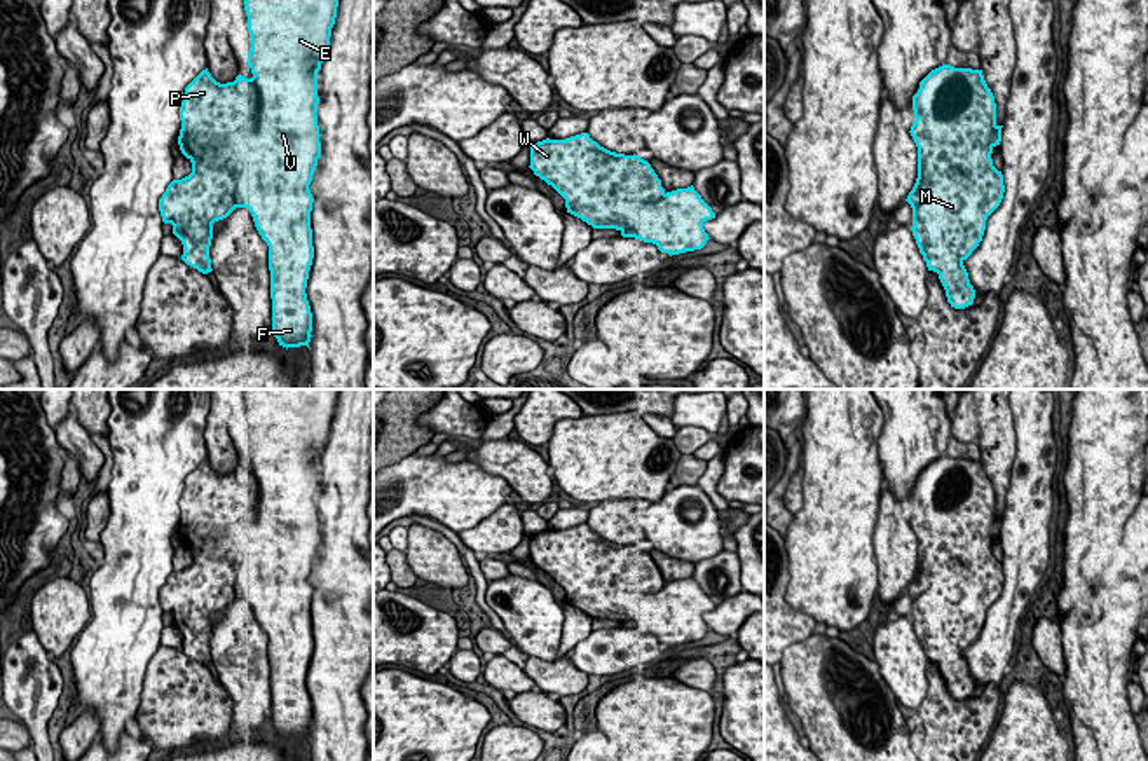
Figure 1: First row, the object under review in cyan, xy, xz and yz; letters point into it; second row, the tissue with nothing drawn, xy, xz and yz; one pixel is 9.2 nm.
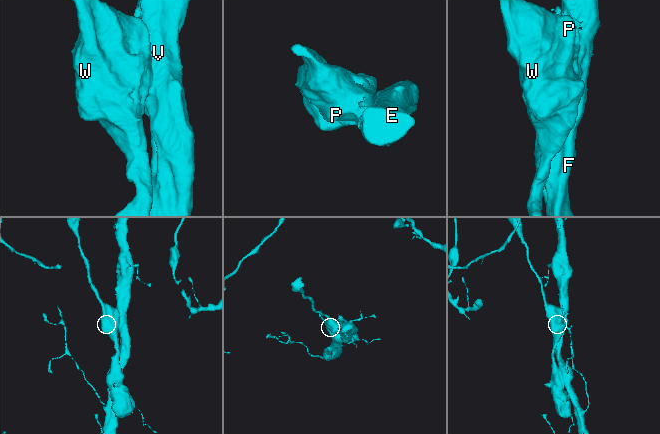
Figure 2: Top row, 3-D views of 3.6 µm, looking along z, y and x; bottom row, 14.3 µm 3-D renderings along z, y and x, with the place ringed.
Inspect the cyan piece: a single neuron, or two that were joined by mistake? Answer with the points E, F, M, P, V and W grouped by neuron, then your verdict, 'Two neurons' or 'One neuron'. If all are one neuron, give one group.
Groups: E F V / M P W. Two neurons

